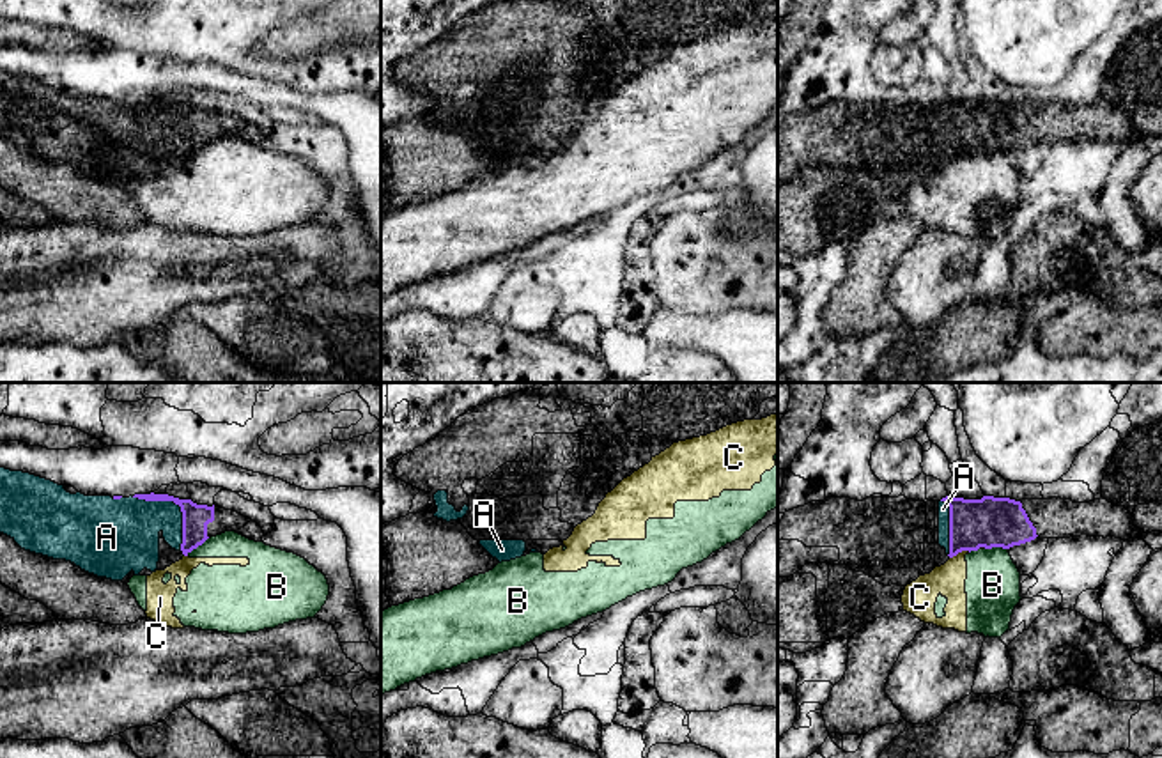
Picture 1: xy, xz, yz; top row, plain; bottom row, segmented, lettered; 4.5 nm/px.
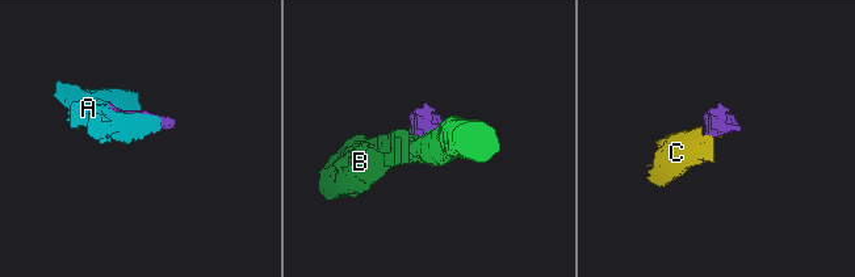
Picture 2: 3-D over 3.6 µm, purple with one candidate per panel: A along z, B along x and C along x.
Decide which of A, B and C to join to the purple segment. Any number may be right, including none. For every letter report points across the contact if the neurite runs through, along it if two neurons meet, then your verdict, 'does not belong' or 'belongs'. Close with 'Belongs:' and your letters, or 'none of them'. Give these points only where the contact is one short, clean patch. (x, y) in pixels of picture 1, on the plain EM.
A: does not belong
B: does not belong
C: border along yz (969, 154), (959, 154), (950, 162); does not belong
Belongs: none of them

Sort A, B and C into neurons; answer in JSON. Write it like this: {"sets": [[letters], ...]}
{"sets": [["A"], ["B", "C"]]}

